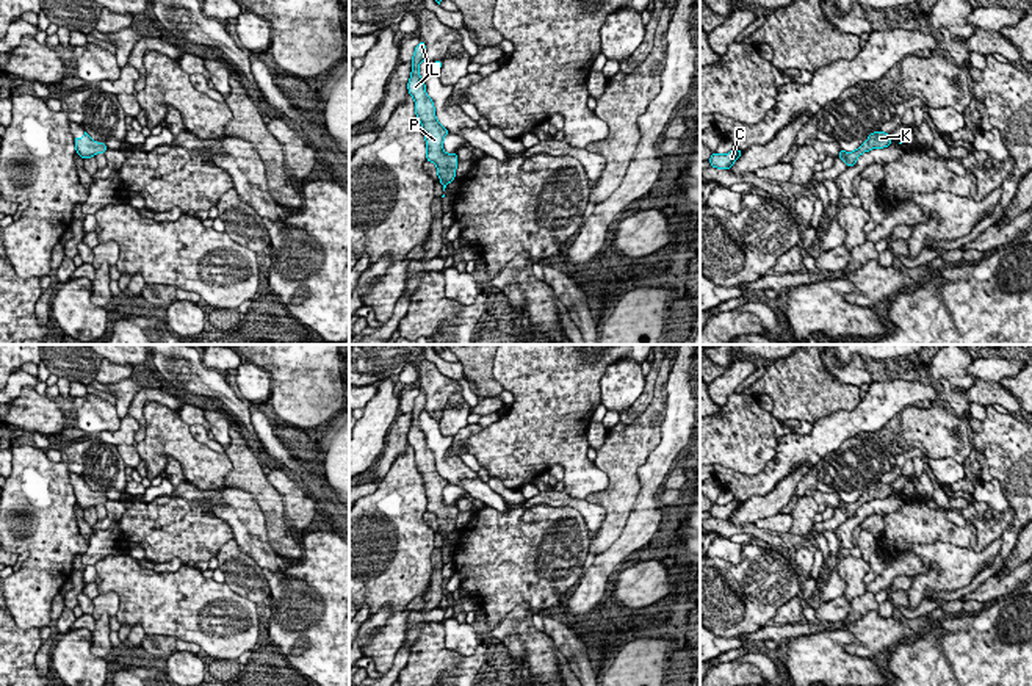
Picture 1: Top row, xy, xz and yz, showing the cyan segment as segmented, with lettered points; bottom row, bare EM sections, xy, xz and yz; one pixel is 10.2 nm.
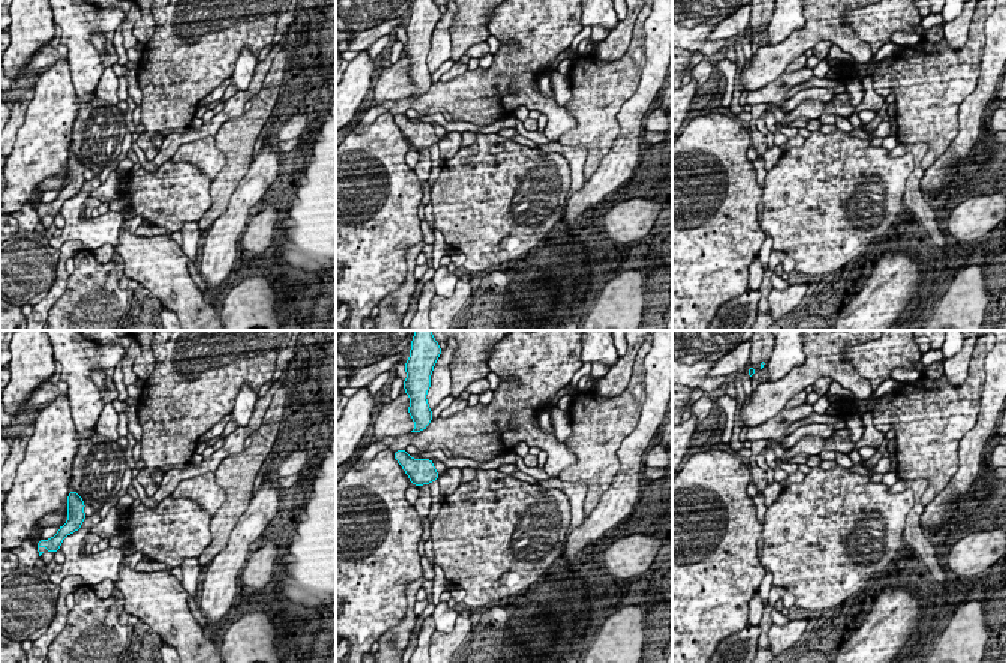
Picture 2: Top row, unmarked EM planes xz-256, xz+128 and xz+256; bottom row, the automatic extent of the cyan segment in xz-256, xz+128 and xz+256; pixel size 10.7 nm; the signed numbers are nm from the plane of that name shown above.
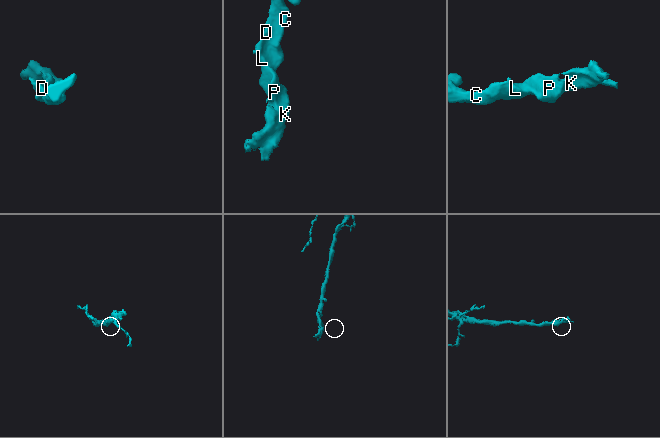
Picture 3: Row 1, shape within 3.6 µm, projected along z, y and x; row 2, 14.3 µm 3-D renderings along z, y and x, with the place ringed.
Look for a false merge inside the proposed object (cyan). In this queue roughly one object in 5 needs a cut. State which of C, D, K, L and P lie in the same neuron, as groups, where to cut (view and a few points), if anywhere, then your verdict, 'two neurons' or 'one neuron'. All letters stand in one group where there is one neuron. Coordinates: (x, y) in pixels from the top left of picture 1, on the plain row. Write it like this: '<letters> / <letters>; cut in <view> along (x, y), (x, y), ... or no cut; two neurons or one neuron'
C D K L P; no cut; one neuron

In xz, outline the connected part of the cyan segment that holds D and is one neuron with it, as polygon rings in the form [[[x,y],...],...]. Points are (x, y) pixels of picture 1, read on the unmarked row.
[[[420,392],[412,409],[412,424],[407,434],[409,445],[415,451],[415,465],[421,473],[426,490],[426,511],[437,515],[437,525],[443,542],[456,528],[457,504],[443,503],[443,489],[449,484],[435,468],[435,457],[432,450],[426,445],[426,435],[420,428],[420,413],[426,412],[426,395]]]

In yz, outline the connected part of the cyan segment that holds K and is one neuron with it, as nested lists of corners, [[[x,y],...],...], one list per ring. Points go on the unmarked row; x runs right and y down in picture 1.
[[[880,481],[874,482],[869,486],[869,489],[853,503],[844,503],[843,500],[839,501],[838,507],[843,509],[847,515],[847,518],[855,517],[857,509],[864,504],[866,501],[869,503],[871,500],[883,500],[891,495],[891,487],[889,484],[883,484]]]

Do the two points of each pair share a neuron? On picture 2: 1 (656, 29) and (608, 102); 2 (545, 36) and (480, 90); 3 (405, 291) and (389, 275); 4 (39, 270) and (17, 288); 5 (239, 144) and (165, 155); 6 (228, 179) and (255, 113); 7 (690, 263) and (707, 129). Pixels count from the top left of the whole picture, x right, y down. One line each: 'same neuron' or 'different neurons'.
1: different neurons
2: same neuron
3: different neurons
4: same neuron
5: different neurons
6: same neuron
7: same neuron

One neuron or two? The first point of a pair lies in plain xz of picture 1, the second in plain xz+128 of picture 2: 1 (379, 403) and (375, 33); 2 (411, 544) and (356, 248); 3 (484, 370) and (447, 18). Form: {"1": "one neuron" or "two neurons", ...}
{"1": "two neurons", "2": "one neuron", "3": "two neurons"}

